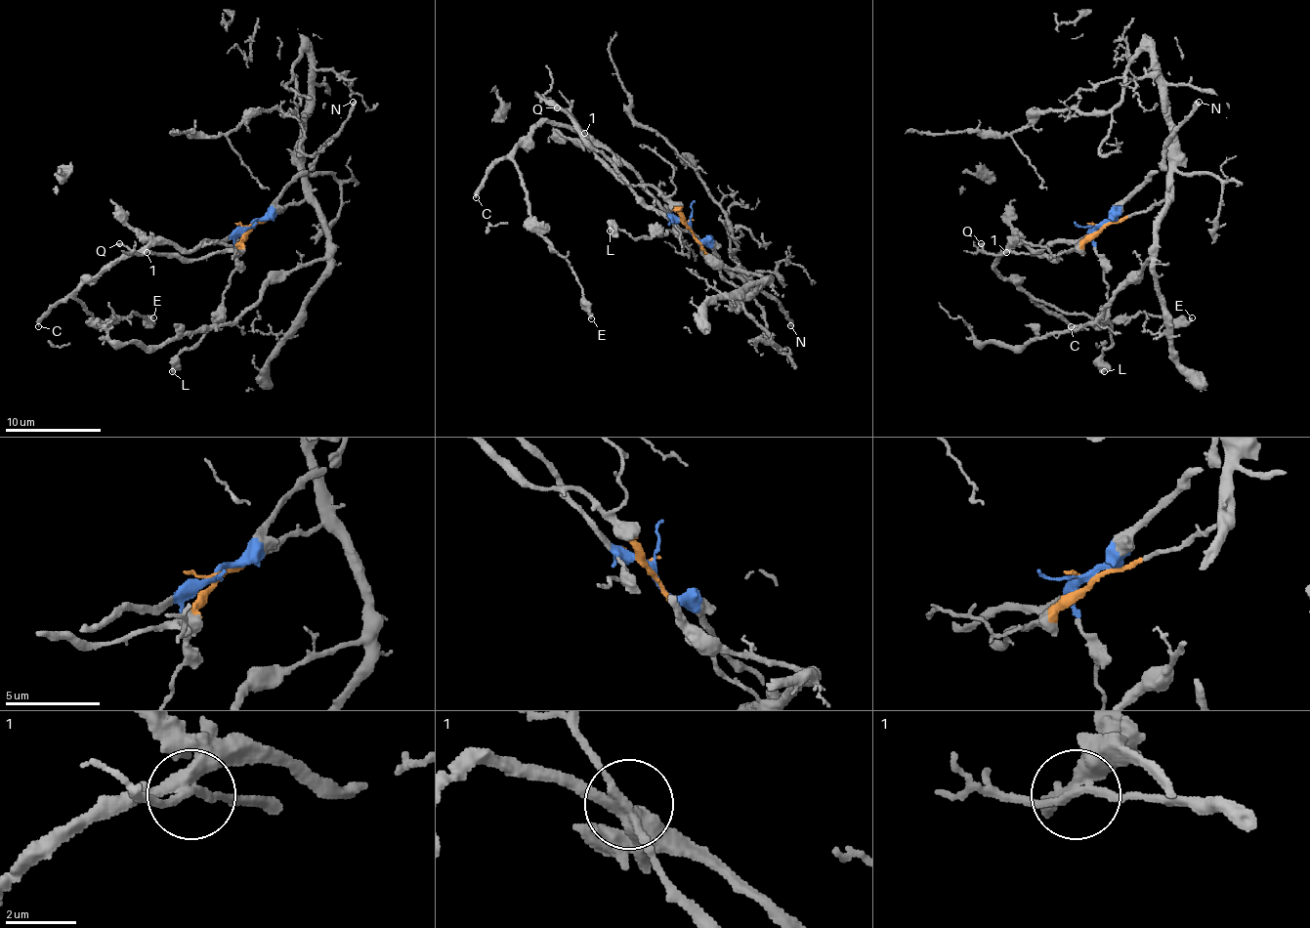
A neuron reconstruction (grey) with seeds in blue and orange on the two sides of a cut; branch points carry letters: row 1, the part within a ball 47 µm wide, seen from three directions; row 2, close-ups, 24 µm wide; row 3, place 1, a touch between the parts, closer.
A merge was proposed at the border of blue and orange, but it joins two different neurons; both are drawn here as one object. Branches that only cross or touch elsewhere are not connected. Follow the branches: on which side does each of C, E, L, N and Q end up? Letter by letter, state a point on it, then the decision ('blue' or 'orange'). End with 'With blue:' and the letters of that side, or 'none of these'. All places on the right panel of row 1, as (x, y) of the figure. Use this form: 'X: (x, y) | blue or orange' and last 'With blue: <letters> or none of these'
C: (1071, 326) | blue
E: (1192, 317) | blue
L: (1104, 371) | blue
N: (1199, 102) | blue
Q: (981, 243) | orange
With blue: C, E, L, N

